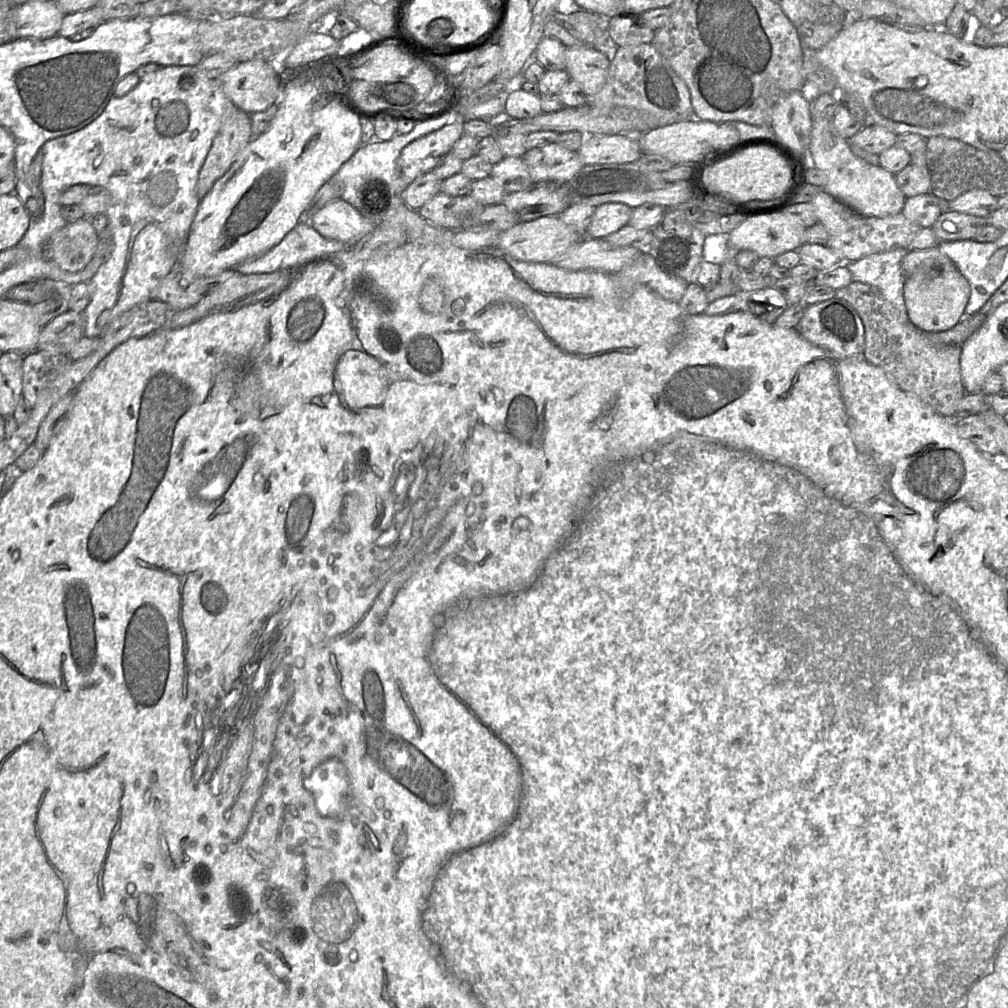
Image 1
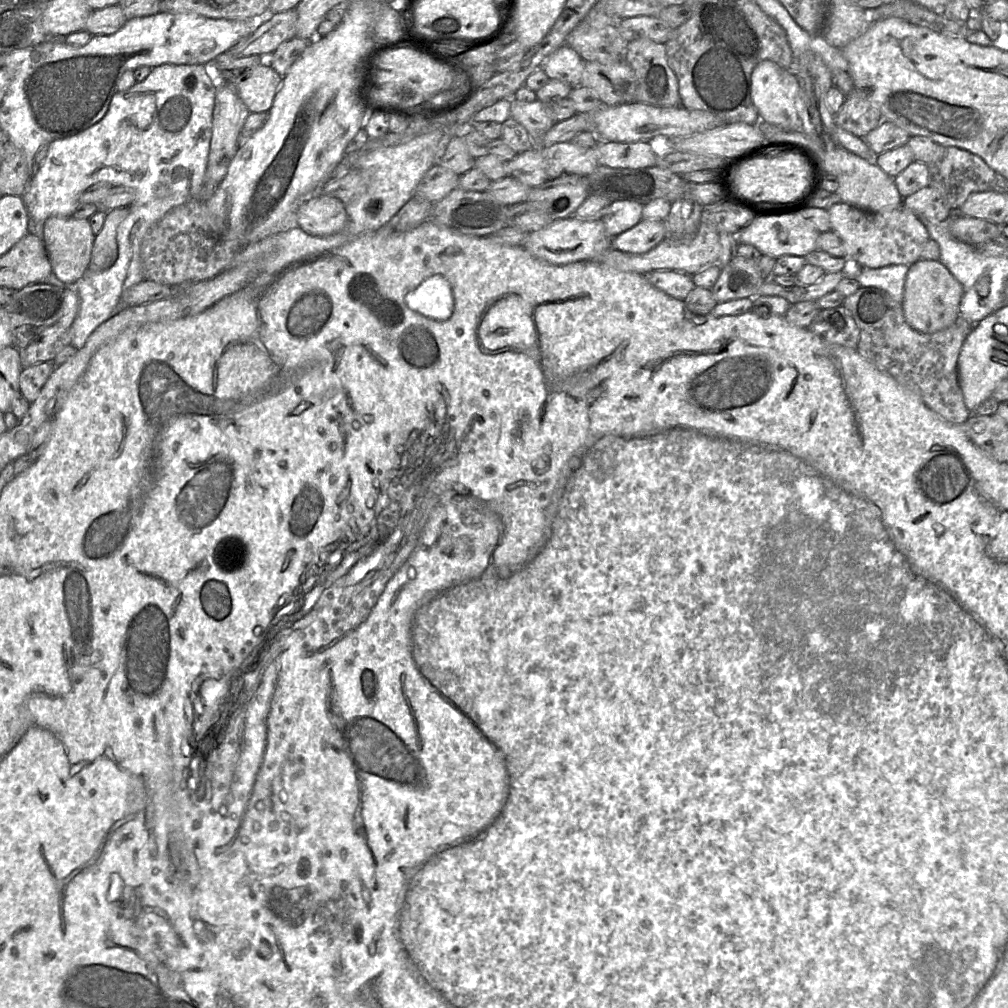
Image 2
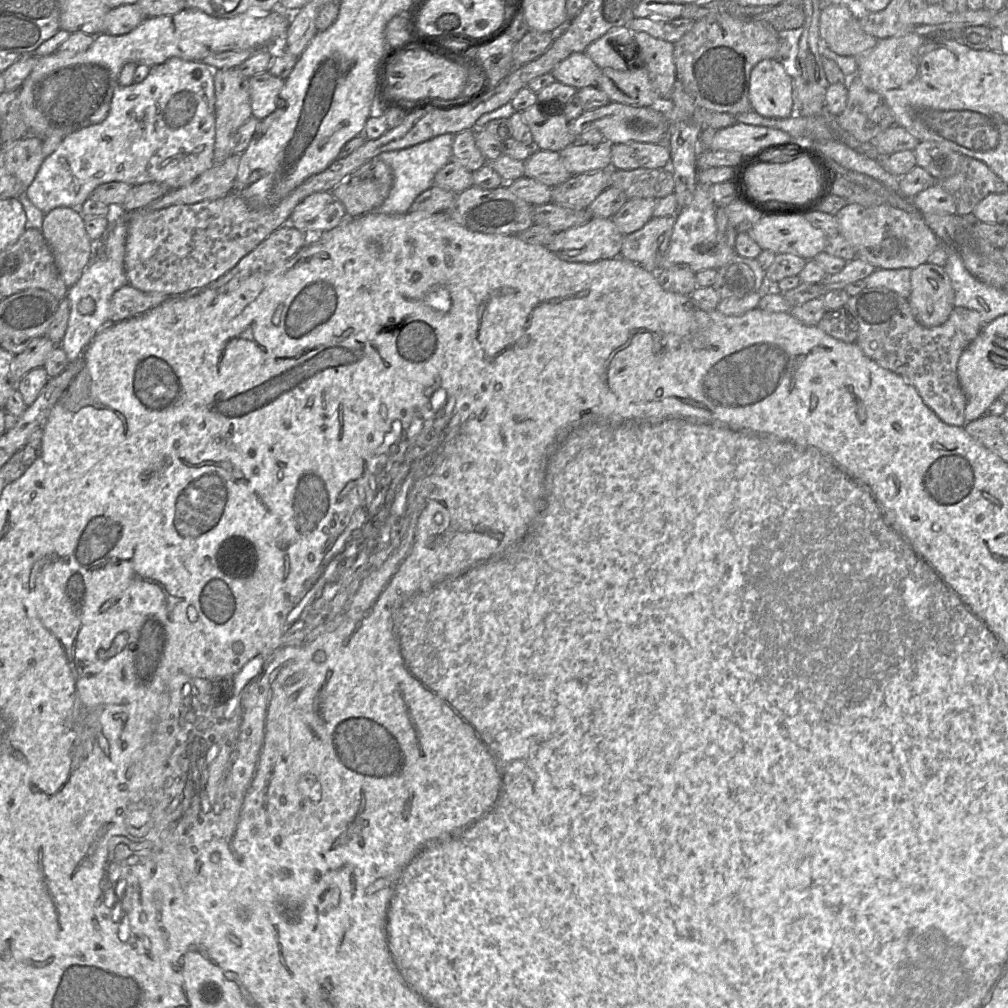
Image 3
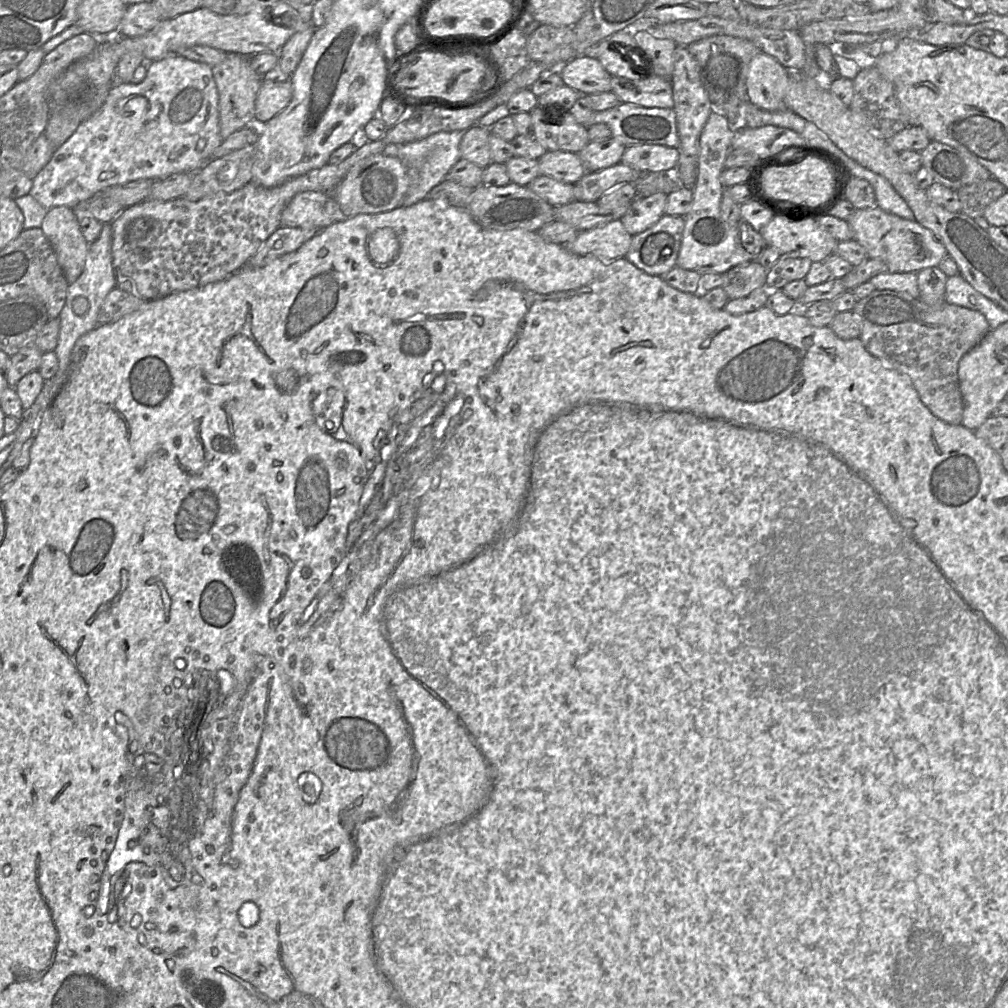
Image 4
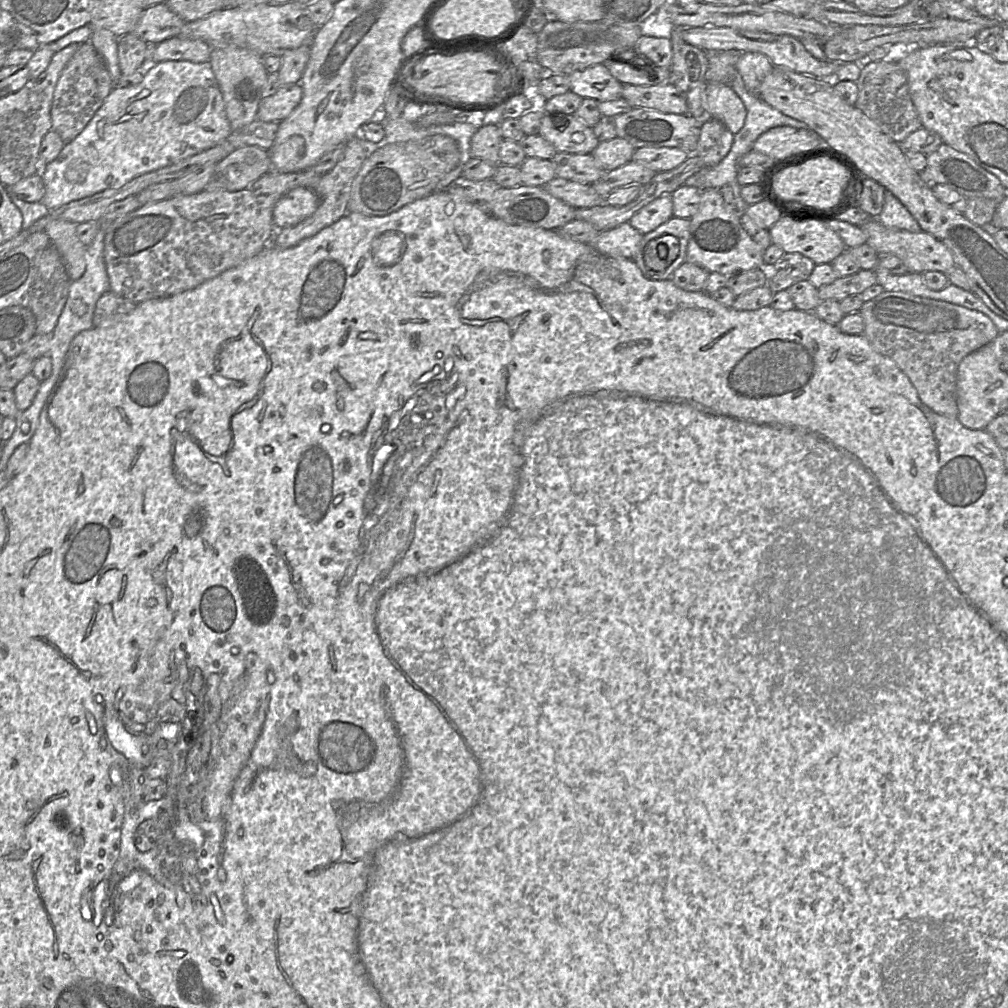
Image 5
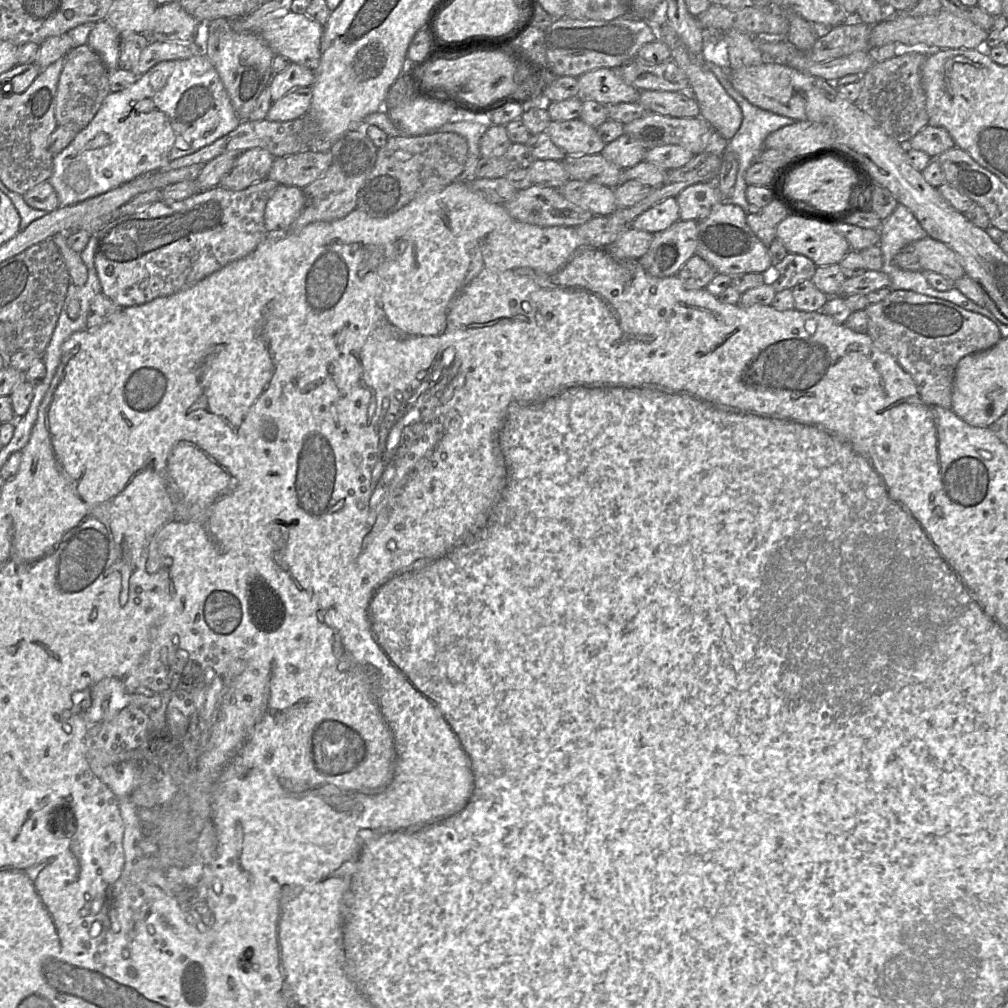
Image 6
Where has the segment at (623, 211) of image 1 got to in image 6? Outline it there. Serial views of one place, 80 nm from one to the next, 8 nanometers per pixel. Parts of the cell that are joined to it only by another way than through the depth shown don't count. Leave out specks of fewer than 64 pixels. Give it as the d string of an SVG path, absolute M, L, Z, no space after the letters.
M668 197L635 218L631 227L650 233L665 230L680 219L676 197Z

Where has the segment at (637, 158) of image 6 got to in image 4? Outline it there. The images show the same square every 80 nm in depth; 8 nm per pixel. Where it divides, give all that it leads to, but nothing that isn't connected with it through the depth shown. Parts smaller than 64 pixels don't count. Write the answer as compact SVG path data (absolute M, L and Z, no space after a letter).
M615 138L589 142L579 153L587 172L599 171L621 163L626 146Z

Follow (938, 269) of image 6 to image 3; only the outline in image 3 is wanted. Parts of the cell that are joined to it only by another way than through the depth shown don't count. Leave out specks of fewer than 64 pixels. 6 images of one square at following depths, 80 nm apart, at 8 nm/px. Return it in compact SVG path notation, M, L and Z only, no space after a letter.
M848 203L835 216L840 234L854 246L857 257L876 269L916 268L927 262L930 254L941 244L916 209L902 209L887 203L870 206Z

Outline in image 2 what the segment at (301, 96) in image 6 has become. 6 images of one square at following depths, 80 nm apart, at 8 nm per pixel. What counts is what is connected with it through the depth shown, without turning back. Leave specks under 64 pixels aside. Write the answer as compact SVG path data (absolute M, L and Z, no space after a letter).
M266 59L227 82L251 113L259 113L271 109L282 80Z

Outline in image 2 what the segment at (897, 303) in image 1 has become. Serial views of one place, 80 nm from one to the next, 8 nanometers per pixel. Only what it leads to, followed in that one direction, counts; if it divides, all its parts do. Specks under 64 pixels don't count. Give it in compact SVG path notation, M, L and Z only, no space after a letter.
M896 264L880 268L860 267L856 278L862 287L876 287L886 291L893 300L903 302L904 285L910 265Z

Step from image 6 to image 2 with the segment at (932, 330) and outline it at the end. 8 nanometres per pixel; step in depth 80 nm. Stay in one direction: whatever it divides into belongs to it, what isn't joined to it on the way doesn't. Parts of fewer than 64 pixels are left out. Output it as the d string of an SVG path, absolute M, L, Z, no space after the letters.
M860 287L845 297L842 305L859 328L857 350L861 356L916 393L942 419L956 425L965 423L971 412L966 408L959 386L957 363L963 342L975 324L959 318L944 330L932 334L918 332L907 323L902 304L876 287Z

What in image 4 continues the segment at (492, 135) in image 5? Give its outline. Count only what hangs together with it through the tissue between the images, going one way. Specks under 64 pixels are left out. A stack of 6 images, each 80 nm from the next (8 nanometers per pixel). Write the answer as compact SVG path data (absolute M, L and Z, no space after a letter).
M478 124L467 129L461 139L461 159L475 163L482 169L492 163L489 146L490 130Z

